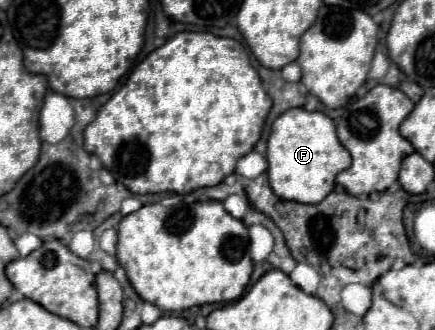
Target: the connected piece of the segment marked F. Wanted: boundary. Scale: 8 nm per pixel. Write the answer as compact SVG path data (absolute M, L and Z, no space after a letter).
M301 107L281 113L271 127L267 141L267 175L273 193L285 201L313 205L323 201L335 187L335 177L351 165L349 153L339 145L333 121L321 111L305 111Z

